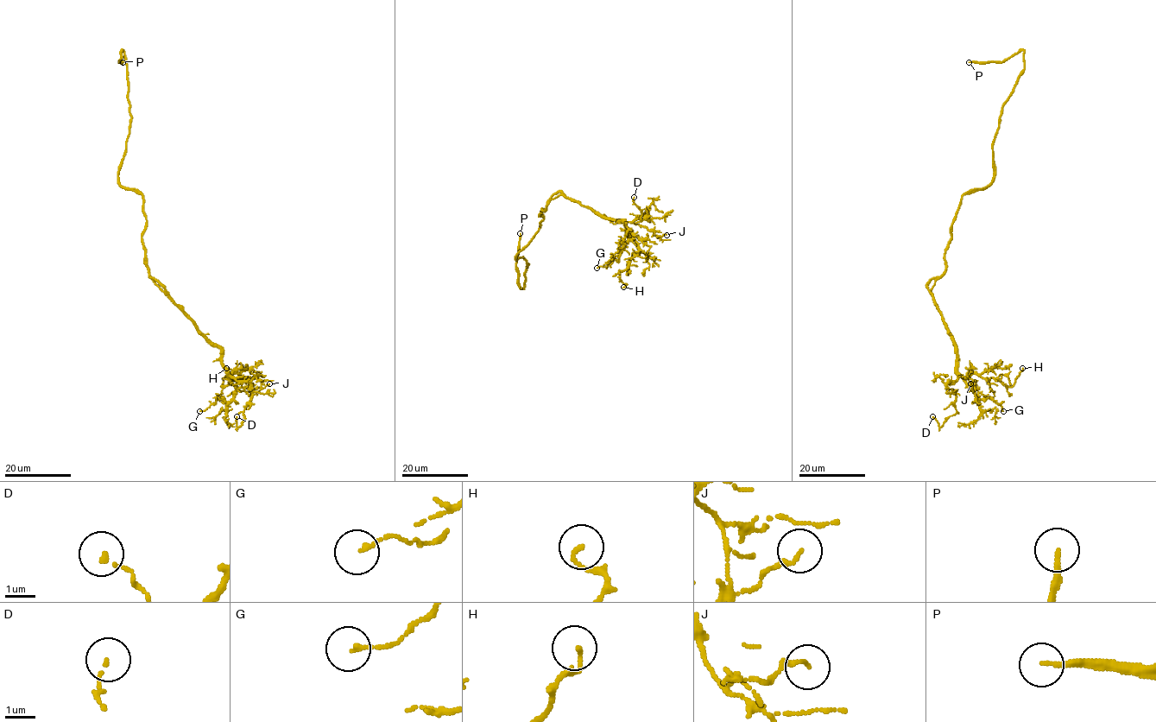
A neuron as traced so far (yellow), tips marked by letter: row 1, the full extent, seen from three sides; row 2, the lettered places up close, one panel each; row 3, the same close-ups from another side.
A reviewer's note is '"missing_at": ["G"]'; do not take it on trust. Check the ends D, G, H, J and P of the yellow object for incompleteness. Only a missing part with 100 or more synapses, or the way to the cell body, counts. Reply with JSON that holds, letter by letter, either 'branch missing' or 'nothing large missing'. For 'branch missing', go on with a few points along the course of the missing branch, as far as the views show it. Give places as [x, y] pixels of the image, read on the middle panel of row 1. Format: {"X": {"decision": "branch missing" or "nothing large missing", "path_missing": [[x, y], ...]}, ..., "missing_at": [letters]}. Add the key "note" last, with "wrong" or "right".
{"D": {"decision": "nothing large missing"}, "G": {"decision": "nothing large missing"}, "H": {"decision": "nothing large missing"}, "J": {"decision": "nothing large missing"}, "P": {"decision": "branch missing", "path_missing": [[520, 233], [520, 174], [528, 148], [526, 123], [530, 110], [528, 98], [512, 91], [513, 85], [532, 70]]}, "missing_at": ["P"], "note": "wrong"}

